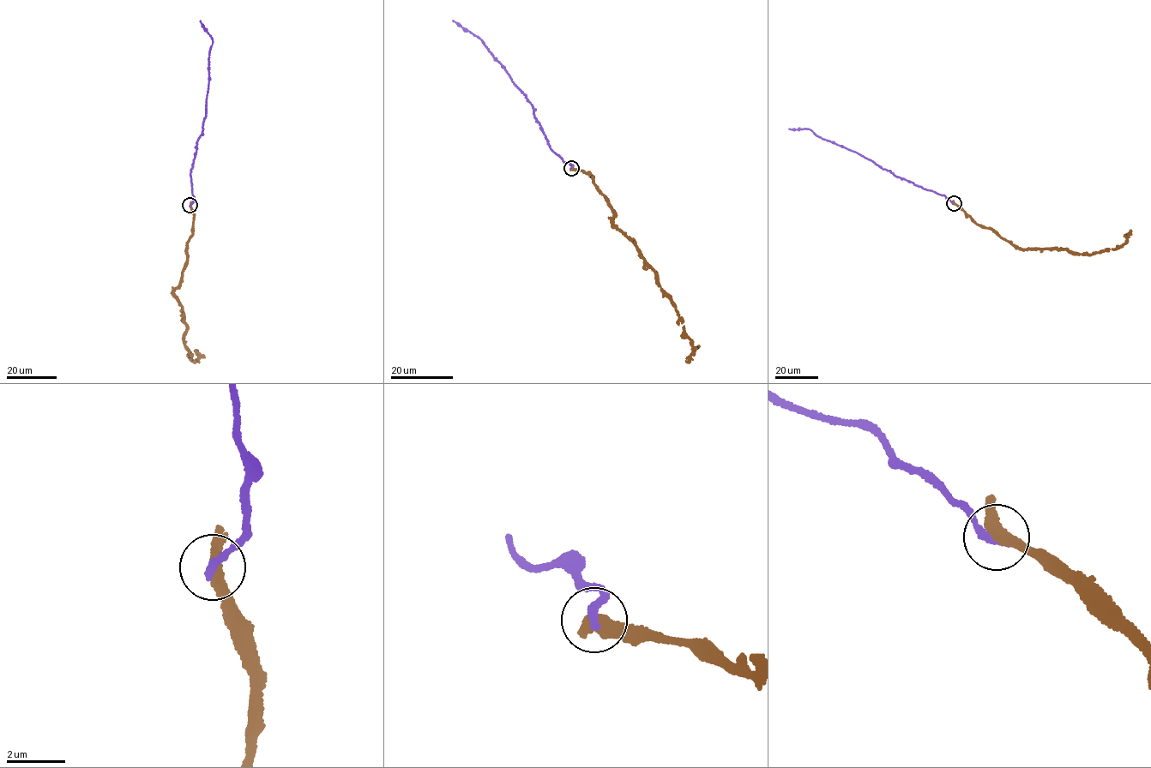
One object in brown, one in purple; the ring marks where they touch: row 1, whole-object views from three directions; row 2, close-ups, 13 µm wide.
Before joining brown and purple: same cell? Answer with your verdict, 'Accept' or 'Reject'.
Reject

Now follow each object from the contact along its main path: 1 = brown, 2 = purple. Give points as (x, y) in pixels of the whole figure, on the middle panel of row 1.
1: (572, 168), (593, 177), (613, 212), (613, 225), (655, 272), (689, 338), (689, 362)
2: (572, 168), (550, 148), (533, 105), (503, 66), (481, 39), (453, 20)

